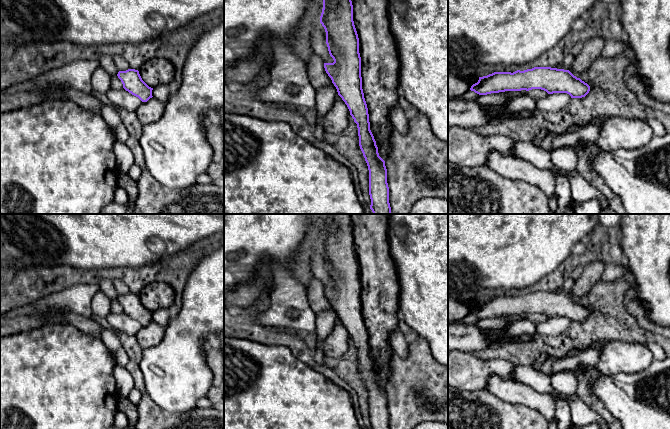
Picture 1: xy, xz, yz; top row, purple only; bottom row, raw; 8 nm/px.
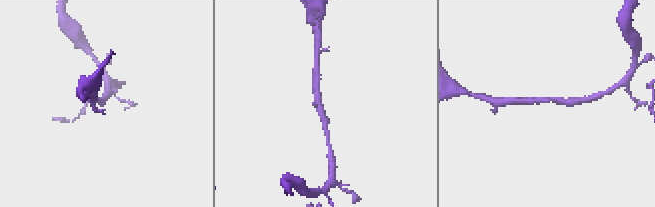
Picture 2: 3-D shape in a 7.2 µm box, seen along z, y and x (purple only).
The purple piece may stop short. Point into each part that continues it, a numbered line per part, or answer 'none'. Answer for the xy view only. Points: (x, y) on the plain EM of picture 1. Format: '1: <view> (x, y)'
none

